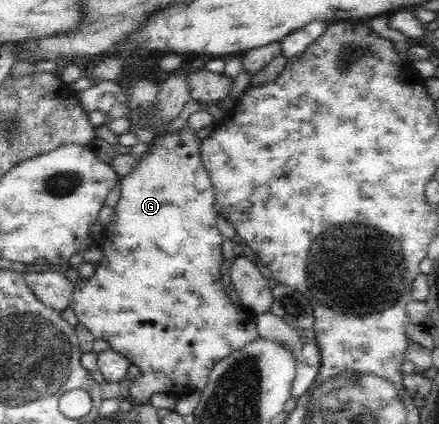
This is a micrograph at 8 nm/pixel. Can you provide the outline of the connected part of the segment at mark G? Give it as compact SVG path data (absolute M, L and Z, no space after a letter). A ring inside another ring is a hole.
M188 126L183 128L181 134L177 131L168 134L163 138L157 138L156 135L150 146L150 150L146 152L145 157L135 166L134 170L125 177L120 177L120 198L114 207L114 216L106 223L106 240L104 240L104 260L98 261L92 277L88 280L76 280L74 282L74 292L71 296L69 307L74 310L80 323L82 323L94 335L94 338L103 338L110 344L110 348L125 356L130 360L130 364L135 364L140 368L138 378L130 384L129 397L136 403L148 403L150 397L155 392L164 392L175 398L188 396L192 392L198 392L204 389L209 382L209 375L216 362L222 361L223 357L232 354L240 348L244 348L244 344L250 344L260 338L260 333L256 329L256 319L254 315L236 304L228 297L226 288L222 284L222 274L220 274L220 266L224 262L222 255L223 237L218 231L216 218L219 214L215 211L215 194L211 184L210 175L206 171L206 167L200 159L200 142L202 135L195 134L188 129Z

